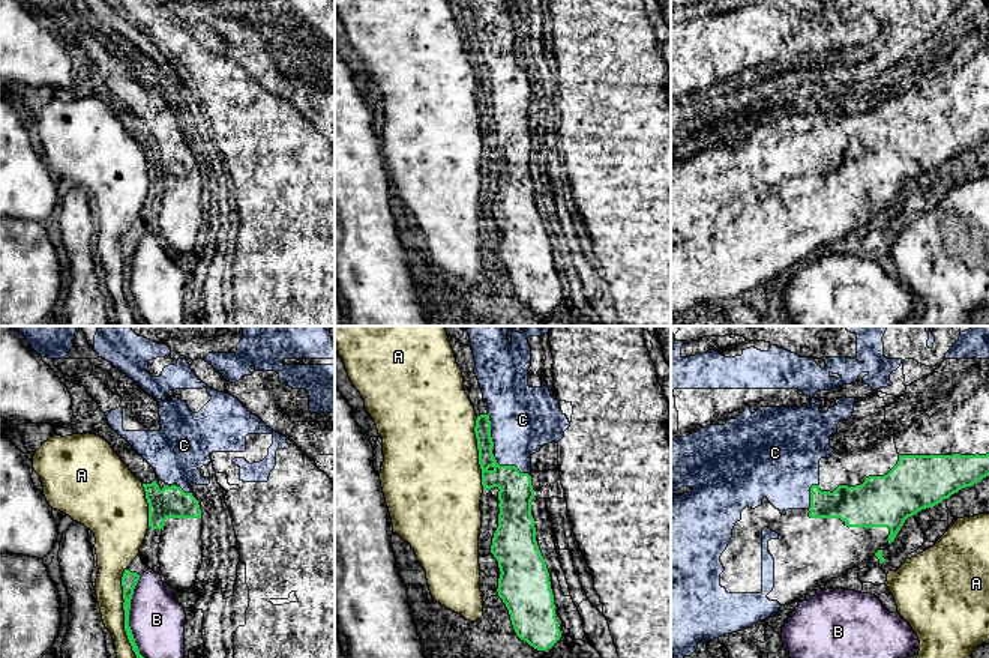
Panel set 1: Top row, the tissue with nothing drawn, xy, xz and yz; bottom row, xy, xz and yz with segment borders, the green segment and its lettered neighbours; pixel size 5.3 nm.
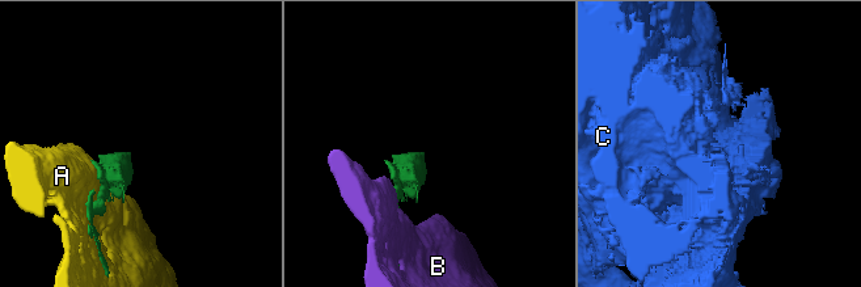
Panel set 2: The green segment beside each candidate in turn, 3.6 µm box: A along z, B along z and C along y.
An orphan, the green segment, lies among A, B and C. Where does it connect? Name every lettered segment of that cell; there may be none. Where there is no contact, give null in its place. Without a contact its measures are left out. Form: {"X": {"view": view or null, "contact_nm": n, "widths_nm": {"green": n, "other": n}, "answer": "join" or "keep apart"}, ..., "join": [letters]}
{"A": {"view": "xy", "contact_nm": 480, "widths_nm": {"green": 90, "other": 140}, "answer": "keep apart"}, "B": {"view": "xy", "contact_nm": 440, "widths_nm": {"green": 90, "other": 300}, "answer": "keep apart"}, "C": {"view": "xz", "contact_nm": 220, "widths_nm": {"green": 180, "other": 340}, "answer": "join"}, "join": ["C"]}

